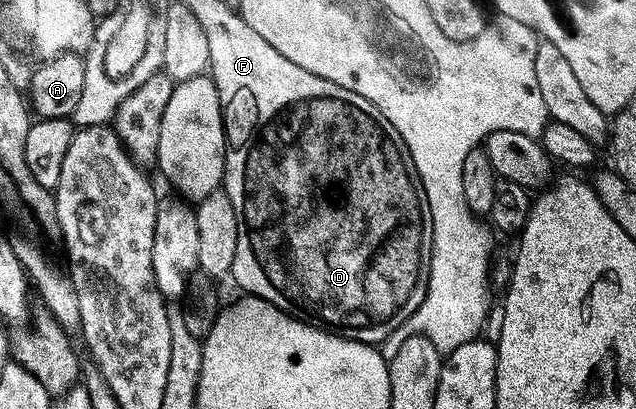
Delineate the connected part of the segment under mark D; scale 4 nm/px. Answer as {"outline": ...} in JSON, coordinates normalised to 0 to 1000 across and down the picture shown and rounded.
{"outline":[[[453,142],[440,147],[434,171],[412,200],[412,225],[381,225],[377,235],[349,252],[349,281],[355,298],[357,359],[352,467],[358,484],[365,484],[365,504],[371,504],[377,553],[365,685],[387,711],[382,716],[420,733],[450,770],[473,778],[495,802],[568,841],[605,841],[618,812],[627,809],[634,790],[646,782],[660,748],[667,748],[667,729],[673,729],[682,619],[682,555],[673,474],[667,474],[654,396],[648,396],[648,377],[635,337],[629,337],[623,308],[616,308],[616,298],[610,298],[610,289],[604,289],[604,279],[597,279],[597,269],[591,269],[579,240],[566,240],[566,230],[553,230],[553,220],[541,220],[541,210],[528,210],[528,200],[503,191],[465,161],[465,152]]]}

